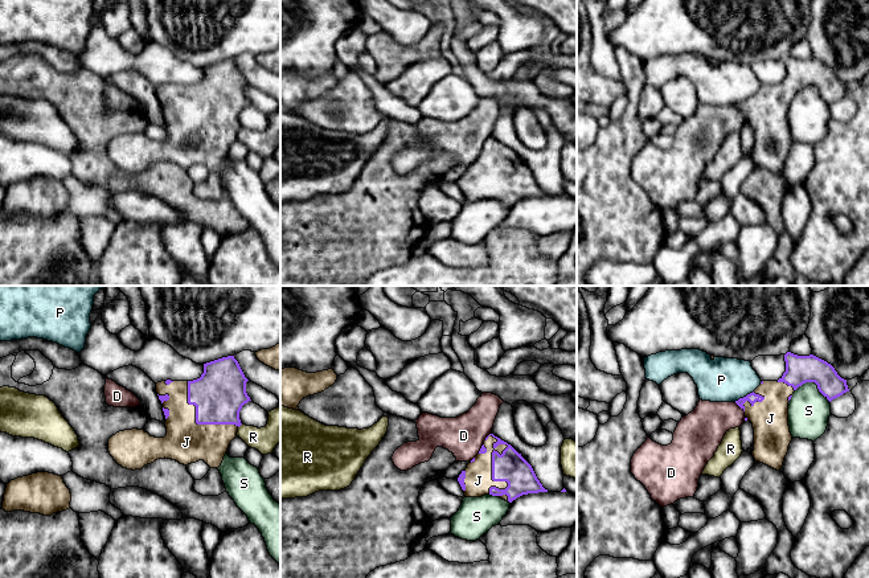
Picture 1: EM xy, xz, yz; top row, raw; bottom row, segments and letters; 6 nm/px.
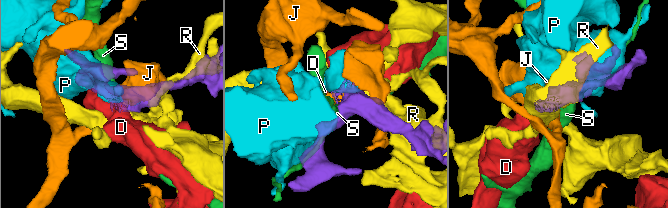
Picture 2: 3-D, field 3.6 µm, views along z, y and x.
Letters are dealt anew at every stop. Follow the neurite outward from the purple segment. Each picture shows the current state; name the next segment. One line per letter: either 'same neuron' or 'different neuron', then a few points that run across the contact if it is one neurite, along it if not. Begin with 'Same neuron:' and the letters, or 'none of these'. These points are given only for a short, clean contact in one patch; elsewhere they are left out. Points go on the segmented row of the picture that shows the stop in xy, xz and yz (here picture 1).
Same neuron: J
D: different neuron; line yz (734, 402), (744, 412)
J: same neuron
P: different neuron
R: different neuron
S: different neuron

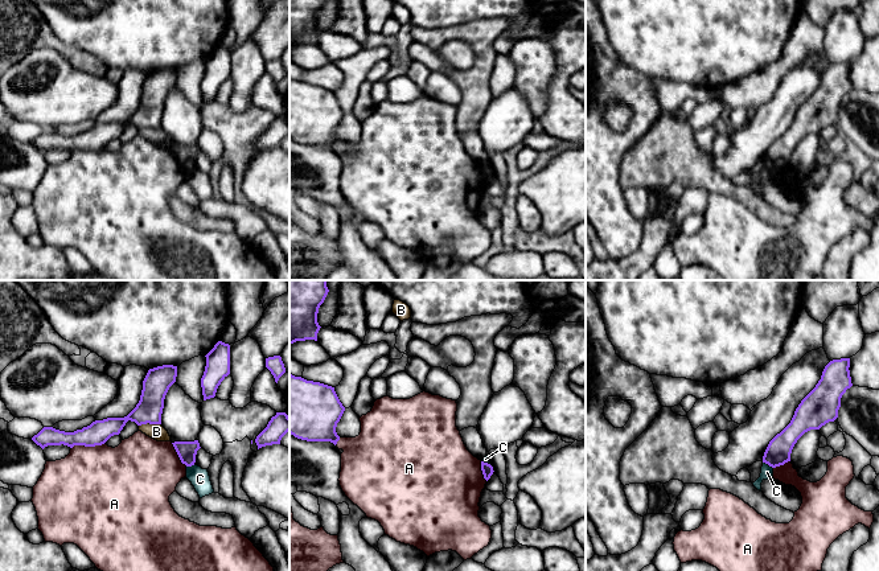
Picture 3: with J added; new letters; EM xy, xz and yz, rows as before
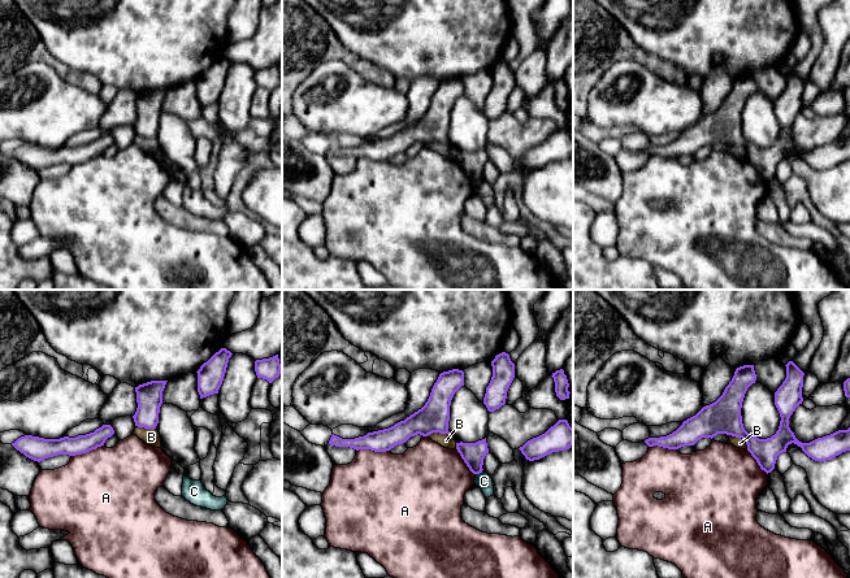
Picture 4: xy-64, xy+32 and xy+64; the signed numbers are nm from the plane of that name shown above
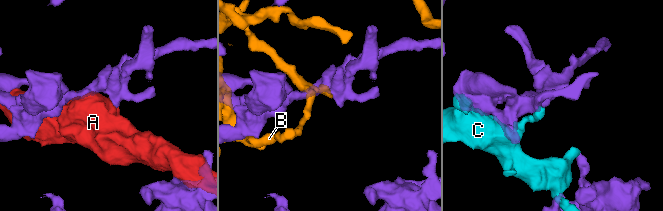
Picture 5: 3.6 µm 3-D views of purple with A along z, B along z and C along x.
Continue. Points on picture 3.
Same neuron: none of these
A: different neuron
B: different neuron
C: different neuron

